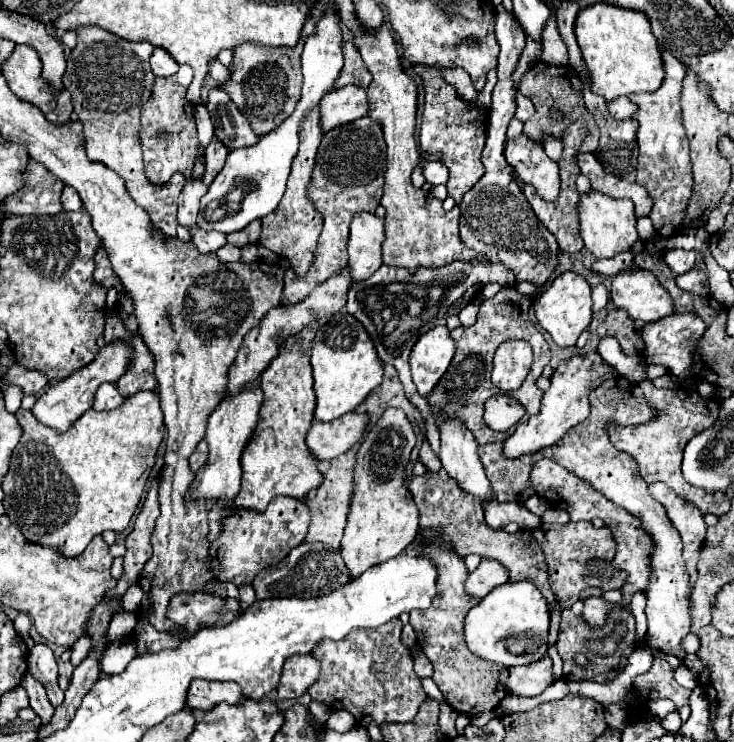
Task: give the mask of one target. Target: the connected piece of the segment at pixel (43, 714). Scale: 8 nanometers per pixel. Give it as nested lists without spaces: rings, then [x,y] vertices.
[[[26,673],[26,677],[22,679],[22,687],[26,689],[30,707],[41,718],[42,725],[49,723],[55,708],[50,703],[46,694],[46,689],[42,687],[42,683],[36,681],[30,673]]]

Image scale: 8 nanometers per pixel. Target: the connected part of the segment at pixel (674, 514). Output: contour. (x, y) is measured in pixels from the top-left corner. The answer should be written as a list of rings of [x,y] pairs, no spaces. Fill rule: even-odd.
[[[650,483],[648,489],[650,489],[650,495],[658,503],[664,505],[668,519],[678,529],[682,543],[684,543],[686,569],[688,569],[692,583],[696,583],[696,575],[698,575],[696,573],[696,561],[698,561],[704,537],[706,537],[706,523],[704,523],[700,509],[696,505],[684,501],[676,493],[672,493],[672,489],[664,483]]]

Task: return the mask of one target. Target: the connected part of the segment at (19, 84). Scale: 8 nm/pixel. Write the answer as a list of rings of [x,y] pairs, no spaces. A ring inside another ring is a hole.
[[[16,45],[10,61],[6,61],[4,67],[2,67],[2,75],[6,77],[8,87],[14,91],[14,95],[20,97],[22,101],[28,101],[34,107],[38,107],[50,123],[66,125],[70,121],[70,113],[72,113],[70,93],[64,91],[64,89],[62,91],[52,89],[52,85],[42,77],[42,61],[40,61],[40,57],[34,49],[30,49],[28,45]]]

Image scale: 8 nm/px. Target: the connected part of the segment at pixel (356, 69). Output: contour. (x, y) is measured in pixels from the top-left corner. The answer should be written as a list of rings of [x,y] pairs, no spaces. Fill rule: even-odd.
[[[352,41],[344,43],[344,67],[342,67],[342,73],[338,77],[338,81],[334,83],[334,89],[342,87],[342,85],[358,85],[358,87],[368,87],[372,81],[370,77],[370,71],[366,69],[356,45]]]

